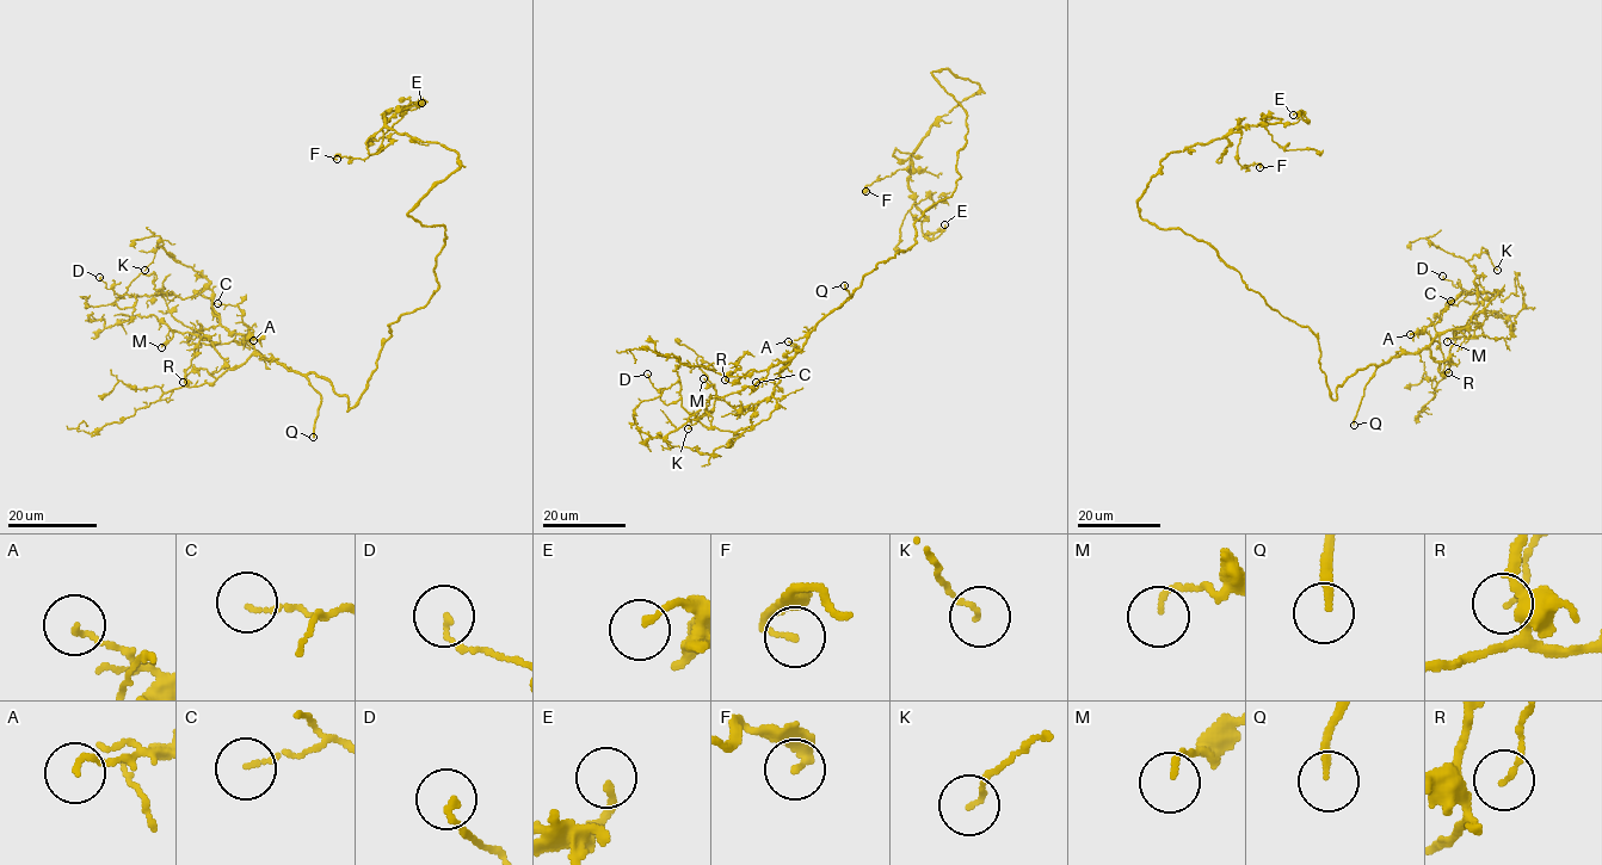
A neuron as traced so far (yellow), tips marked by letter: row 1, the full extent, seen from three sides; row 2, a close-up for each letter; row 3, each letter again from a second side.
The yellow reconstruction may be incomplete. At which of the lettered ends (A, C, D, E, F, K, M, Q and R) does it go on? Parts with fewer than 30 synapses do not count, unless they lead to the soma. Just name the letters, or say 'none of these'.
Q

